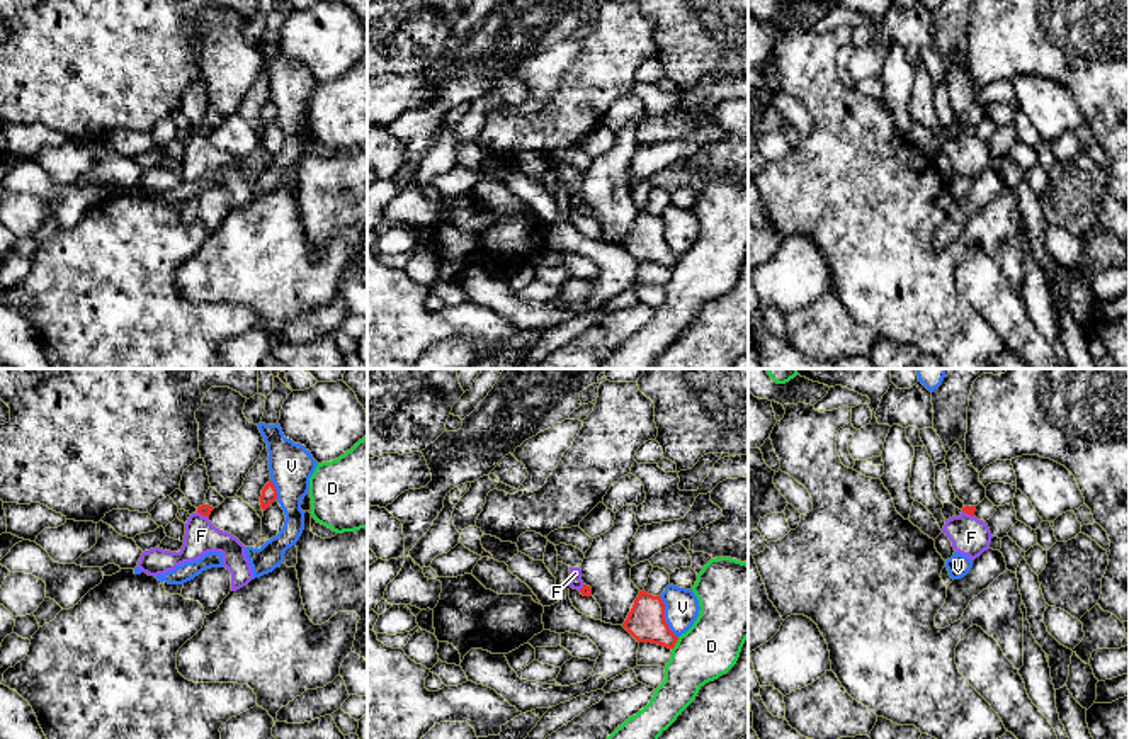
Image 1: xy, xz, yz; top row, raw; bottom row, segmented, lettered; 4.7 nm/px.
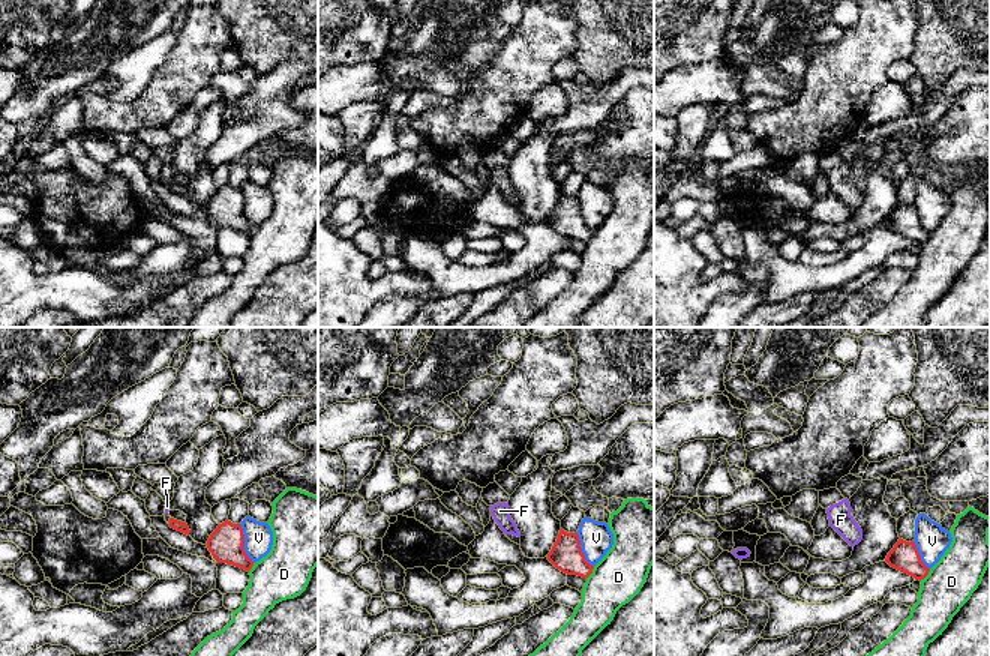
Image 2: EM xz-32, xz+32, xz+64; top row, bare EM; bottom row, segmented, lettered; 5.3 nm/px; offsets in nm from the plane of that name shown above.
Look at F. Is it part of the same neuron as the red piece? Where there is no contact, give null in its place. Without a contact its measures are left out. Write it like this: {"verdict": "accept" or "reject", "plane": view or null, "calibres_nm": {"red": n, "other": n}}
{"verdict": "reject", "plane": "xy", "calibres_nm": {"red": 60, "other": 160}}

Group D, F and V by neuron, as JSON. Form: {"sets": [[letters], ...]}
{"sets": [["D"], ["F"], ["V"]]}

